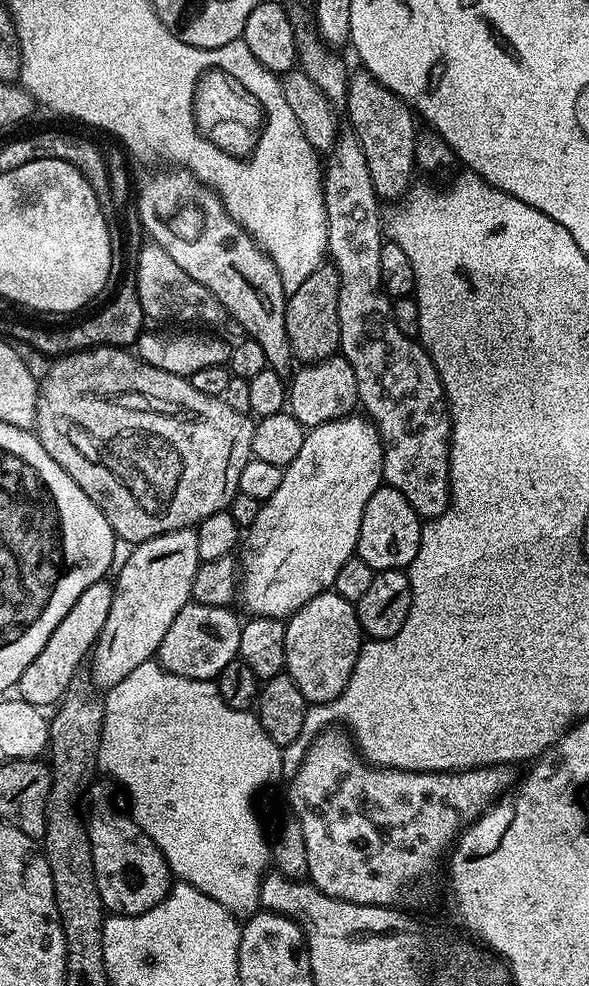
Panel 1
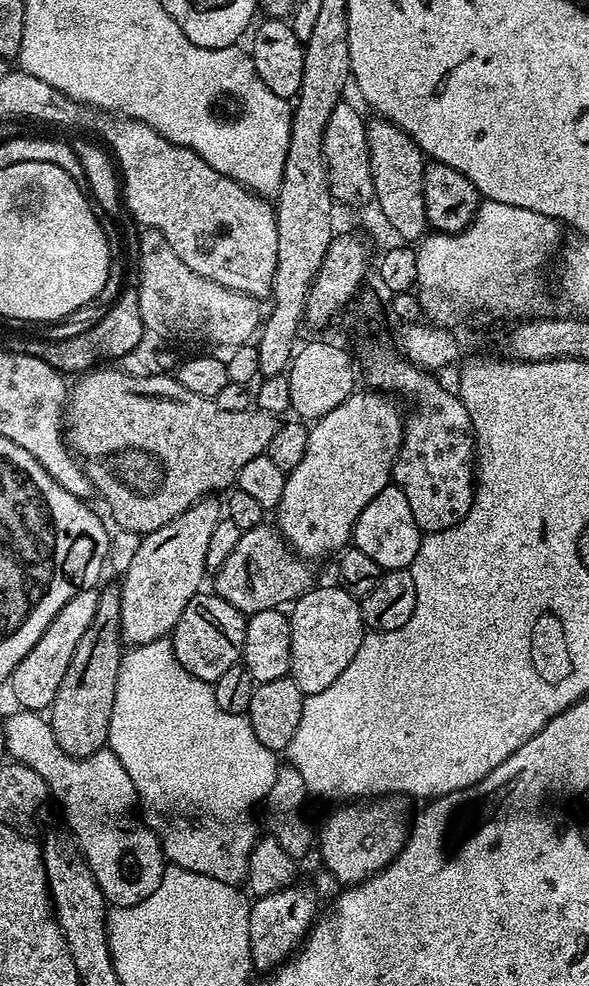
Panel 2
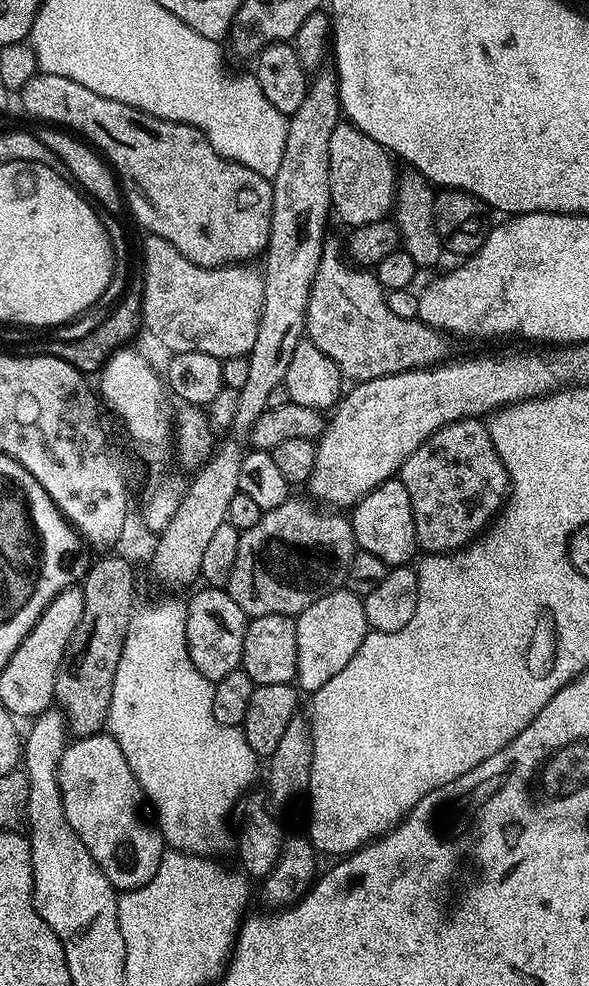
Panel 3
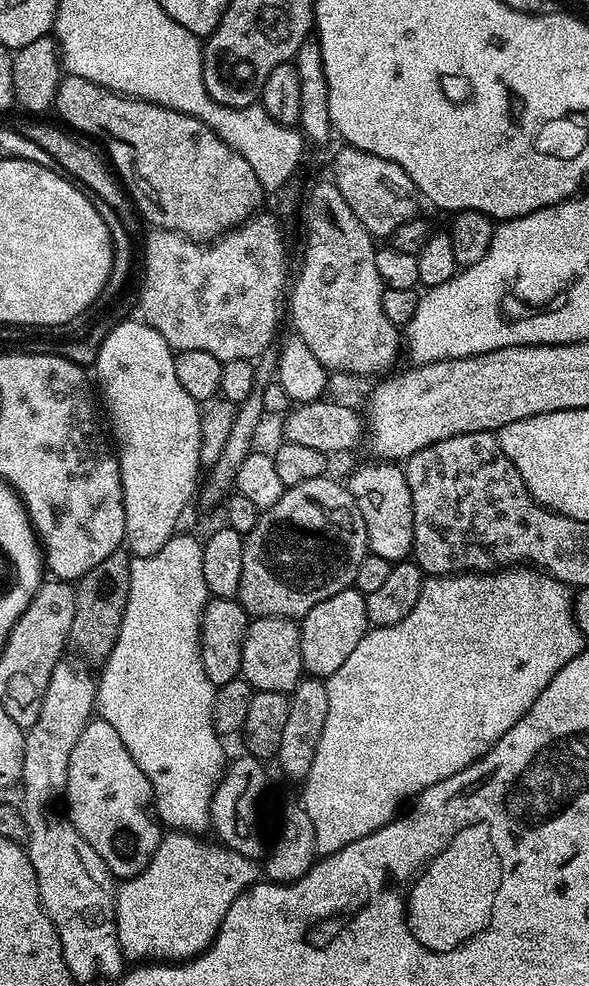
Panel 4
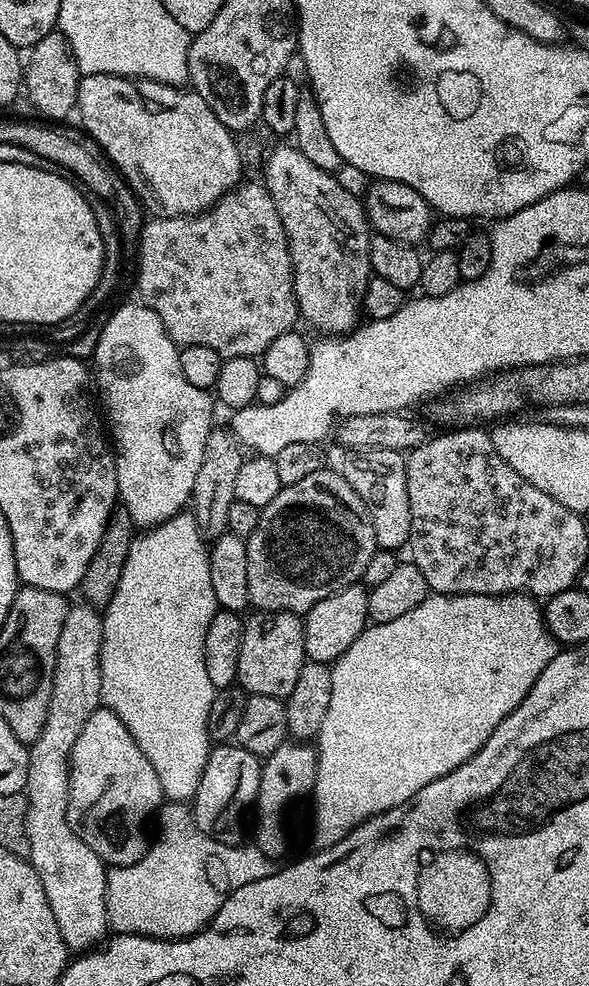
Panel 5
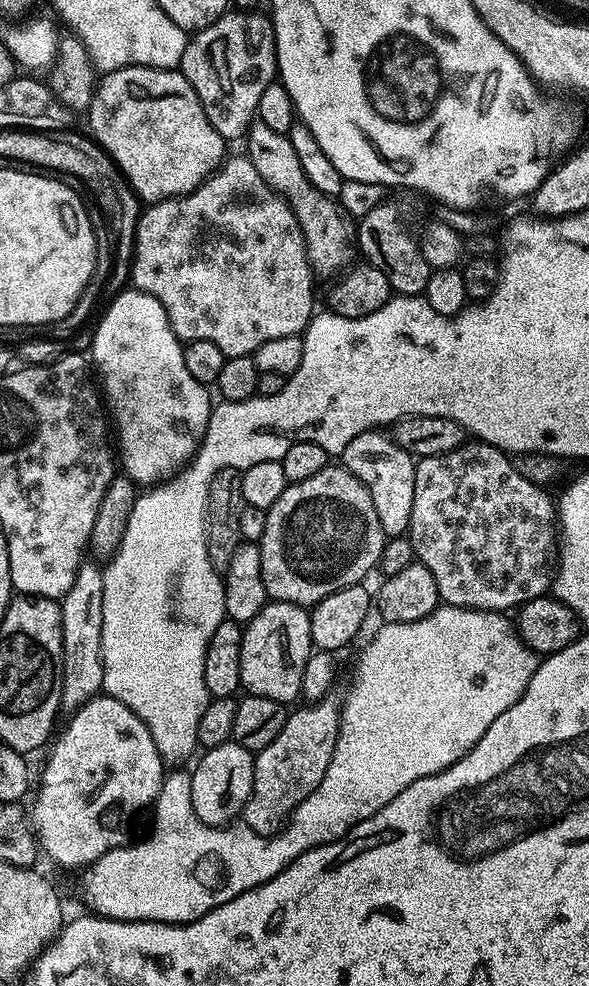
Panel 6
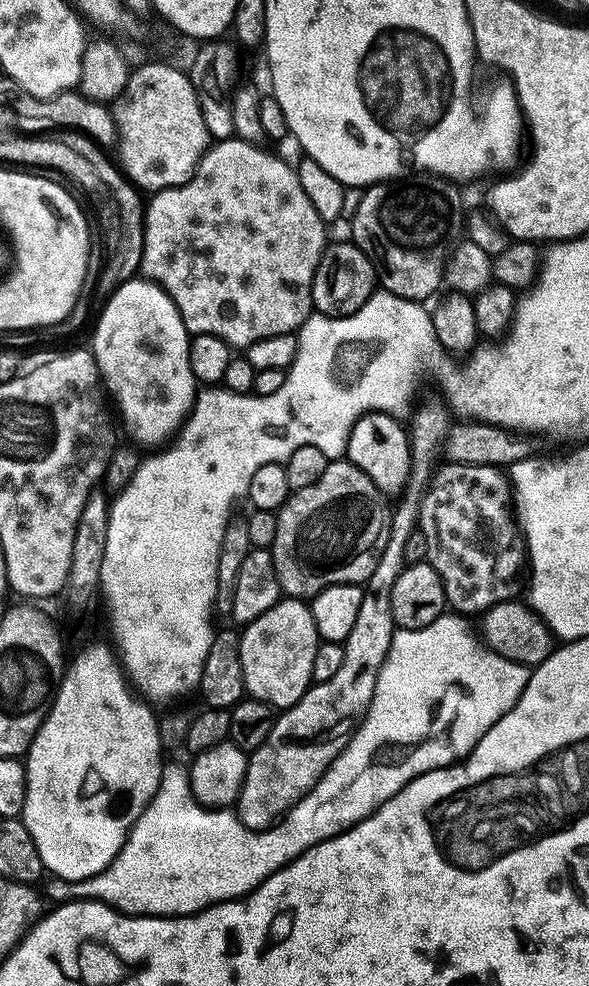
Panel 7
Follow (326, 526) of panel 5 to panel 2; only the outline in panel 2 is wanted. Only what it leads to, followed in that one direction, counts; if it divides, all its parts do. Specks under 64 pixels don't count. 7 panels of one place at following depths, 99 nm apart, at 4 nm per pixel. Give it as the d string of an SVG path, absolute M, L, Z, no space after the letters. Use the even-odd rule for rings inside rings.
M267 523L259 524L257 528L240 533L238 546L234 546L230 558L226 558L226 562L222 562L222 566L214 573L214 580L216 580L214 591L217 596L230 602L230 606L234 606L239 612L245 614L270 610L271 608L283 609L295 602L302 594L309 592L314 586L312 568L308 564L311 563L307 559L297 556L289 548L275 527L269 526Z

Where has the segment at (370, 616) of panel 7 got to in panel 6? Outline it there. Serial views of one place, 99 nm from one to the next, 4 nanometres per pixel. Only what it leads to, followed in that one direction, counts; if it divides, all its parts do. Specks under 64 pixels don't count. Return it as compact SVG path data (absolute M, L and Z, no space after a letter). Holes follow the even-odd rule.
M325 698L303 706L305 708L297 712L289 711L278 738L255 753L252 797L244 807L242 824L257 837L271 838L281 831L296 807L322 782L330 766L340 733L341 705L337 701L335 704L332 698Z

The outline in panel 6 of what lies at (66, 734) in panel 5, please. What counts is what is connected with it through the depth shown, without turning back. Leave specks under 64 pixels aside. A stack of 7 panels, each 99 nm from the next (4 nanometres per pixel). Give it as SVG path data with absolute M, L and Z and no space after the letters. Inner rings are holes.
M81 563L74 586L59 601L62 614L62 698L60 707L75 710L92 699L104 686L102 662L102 586L104 568L99 563Z

